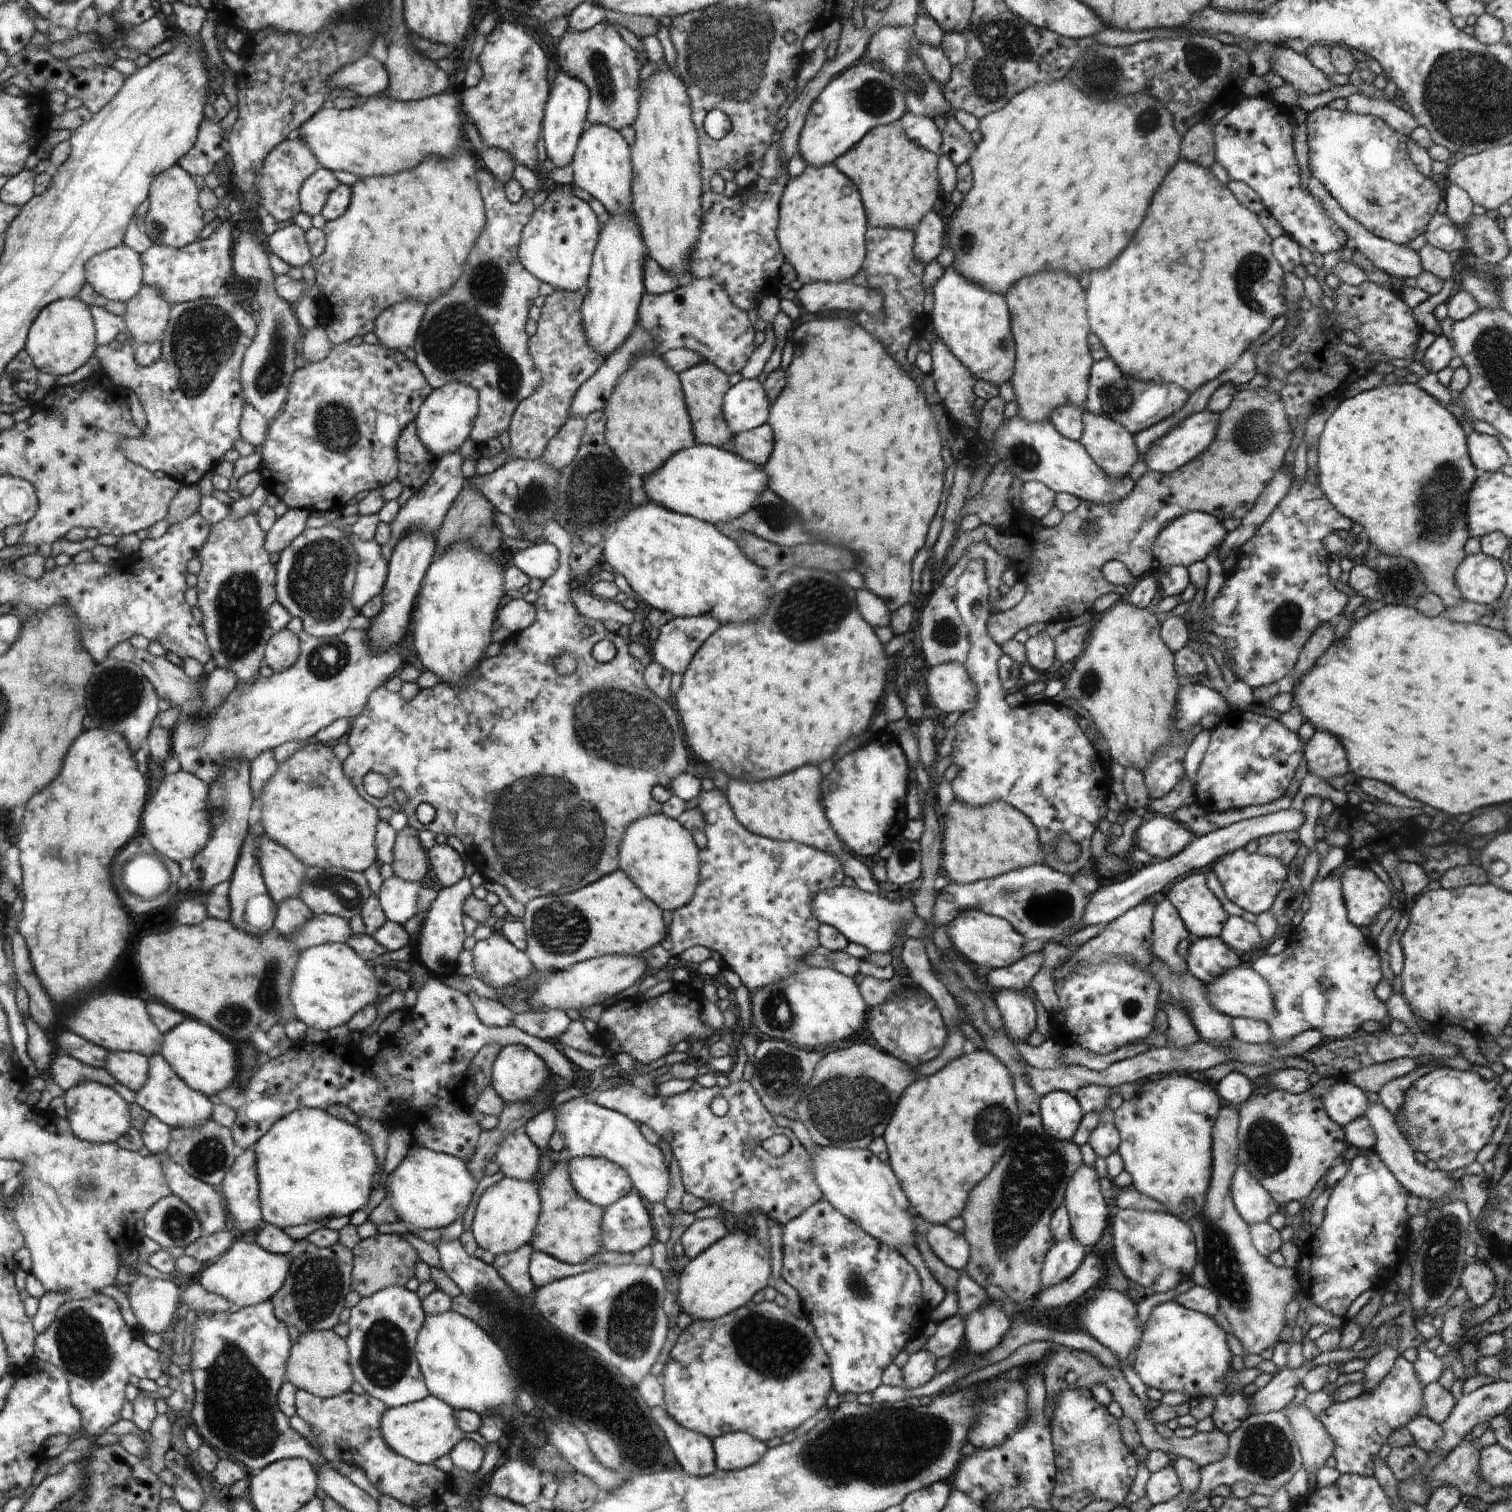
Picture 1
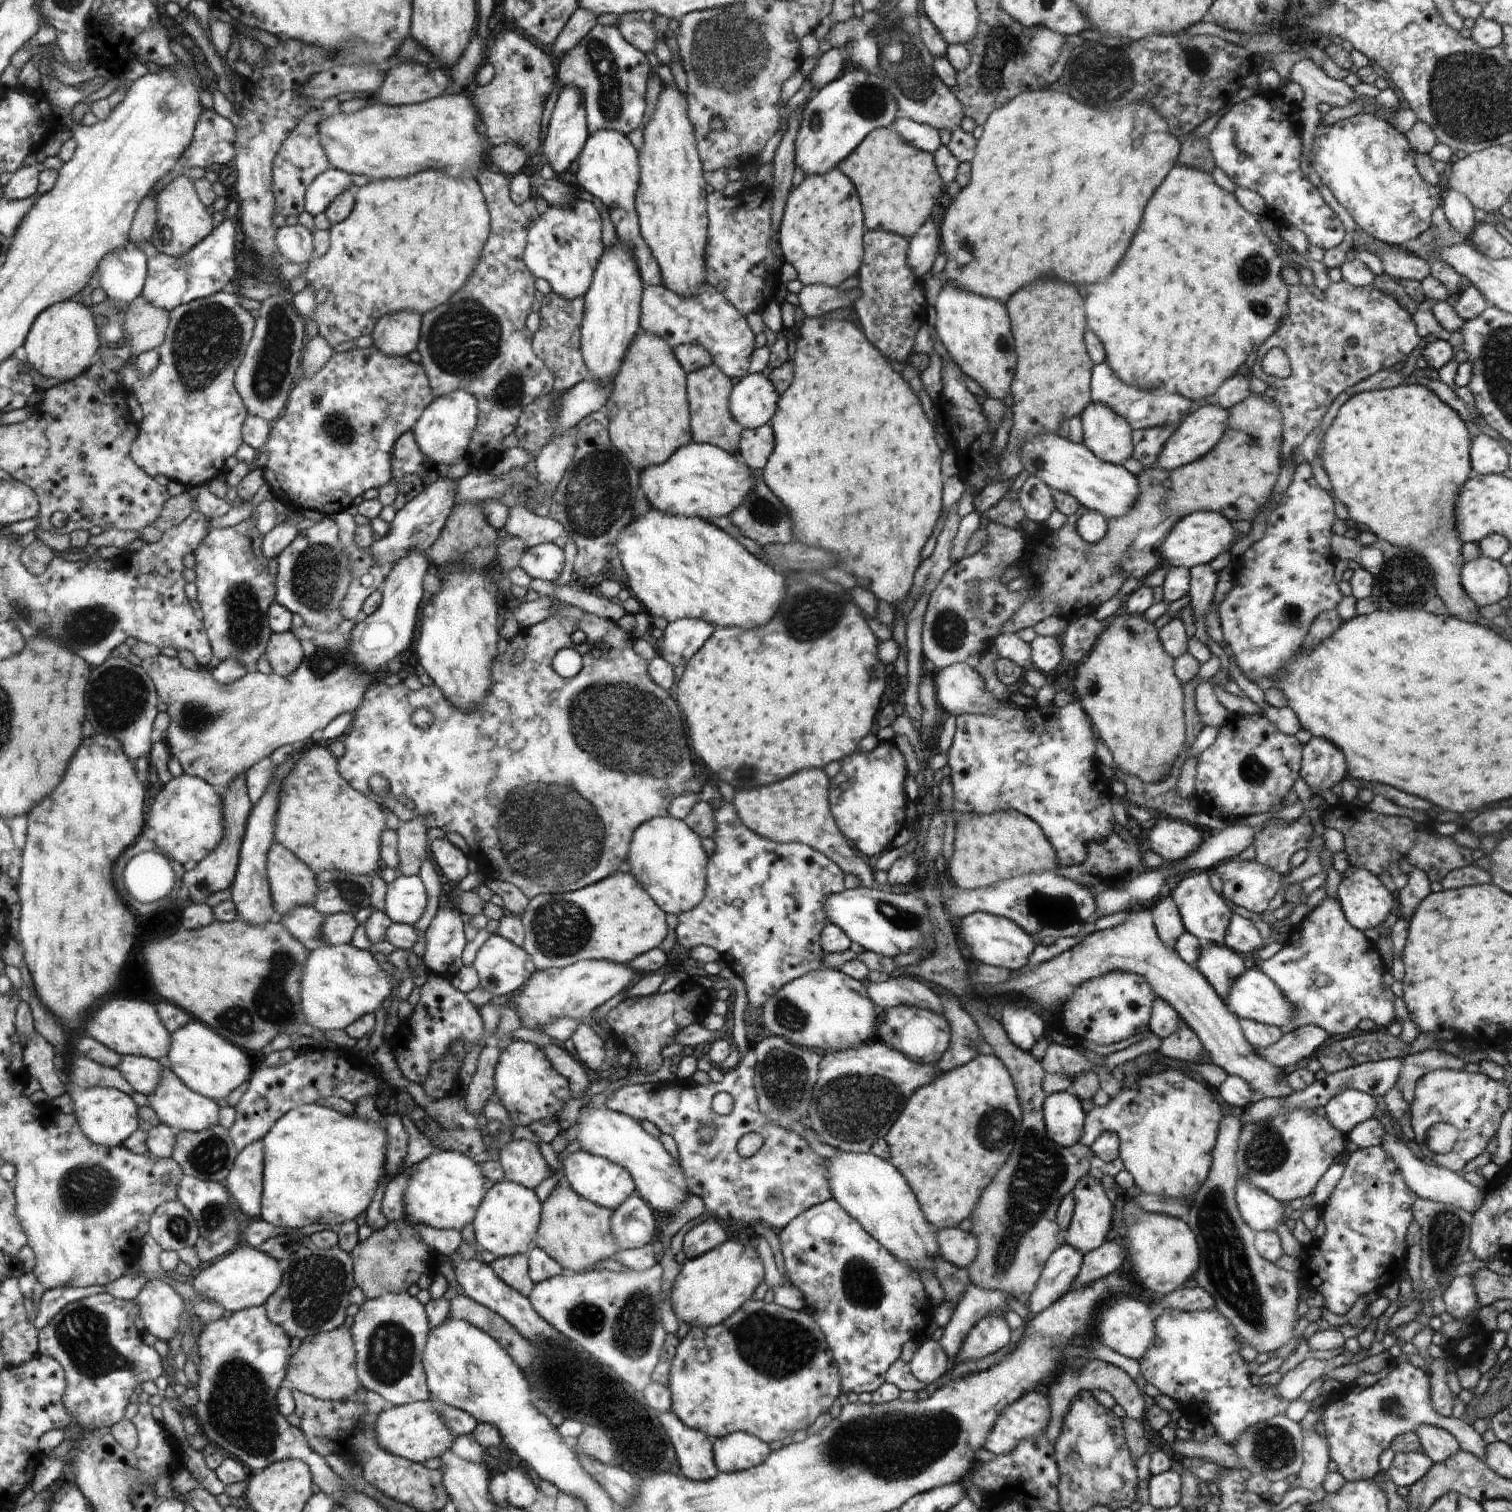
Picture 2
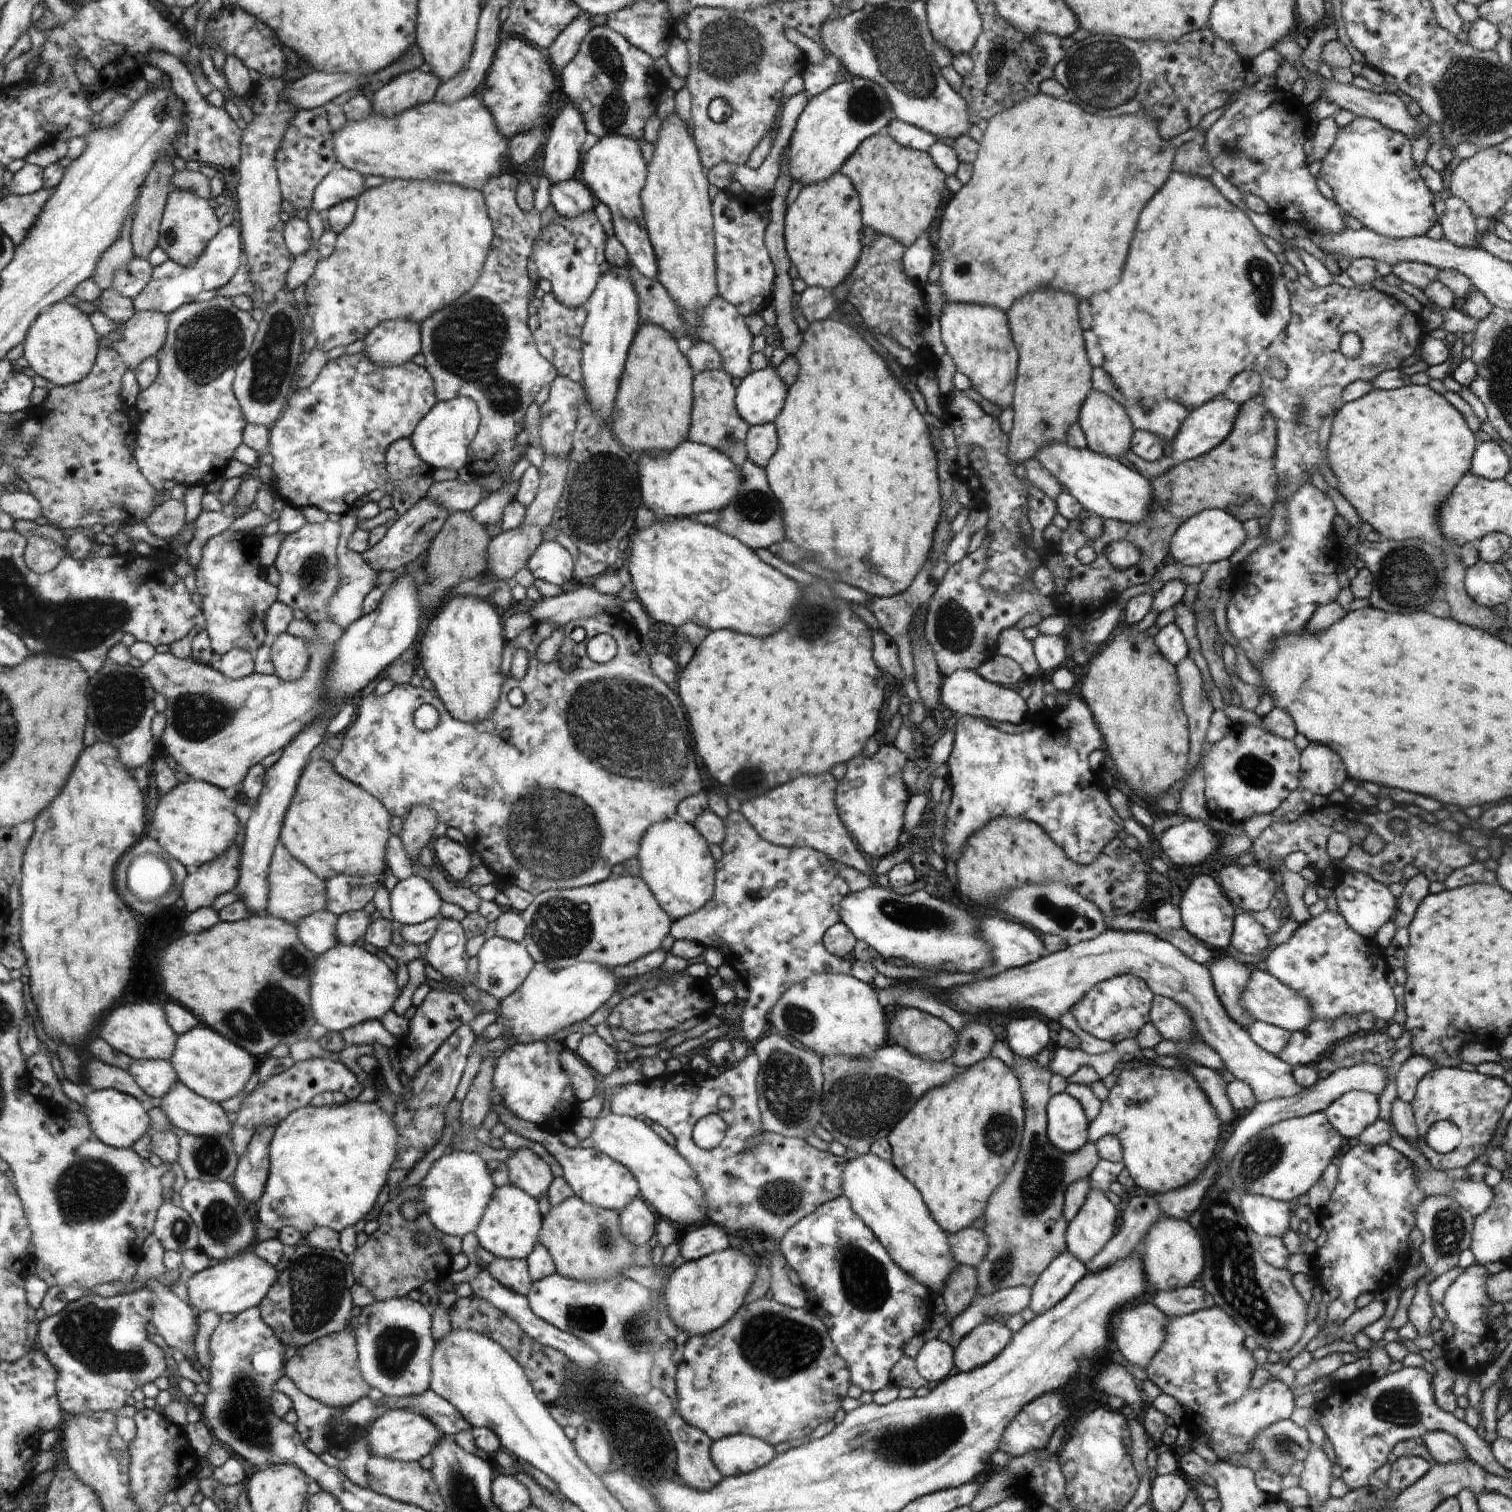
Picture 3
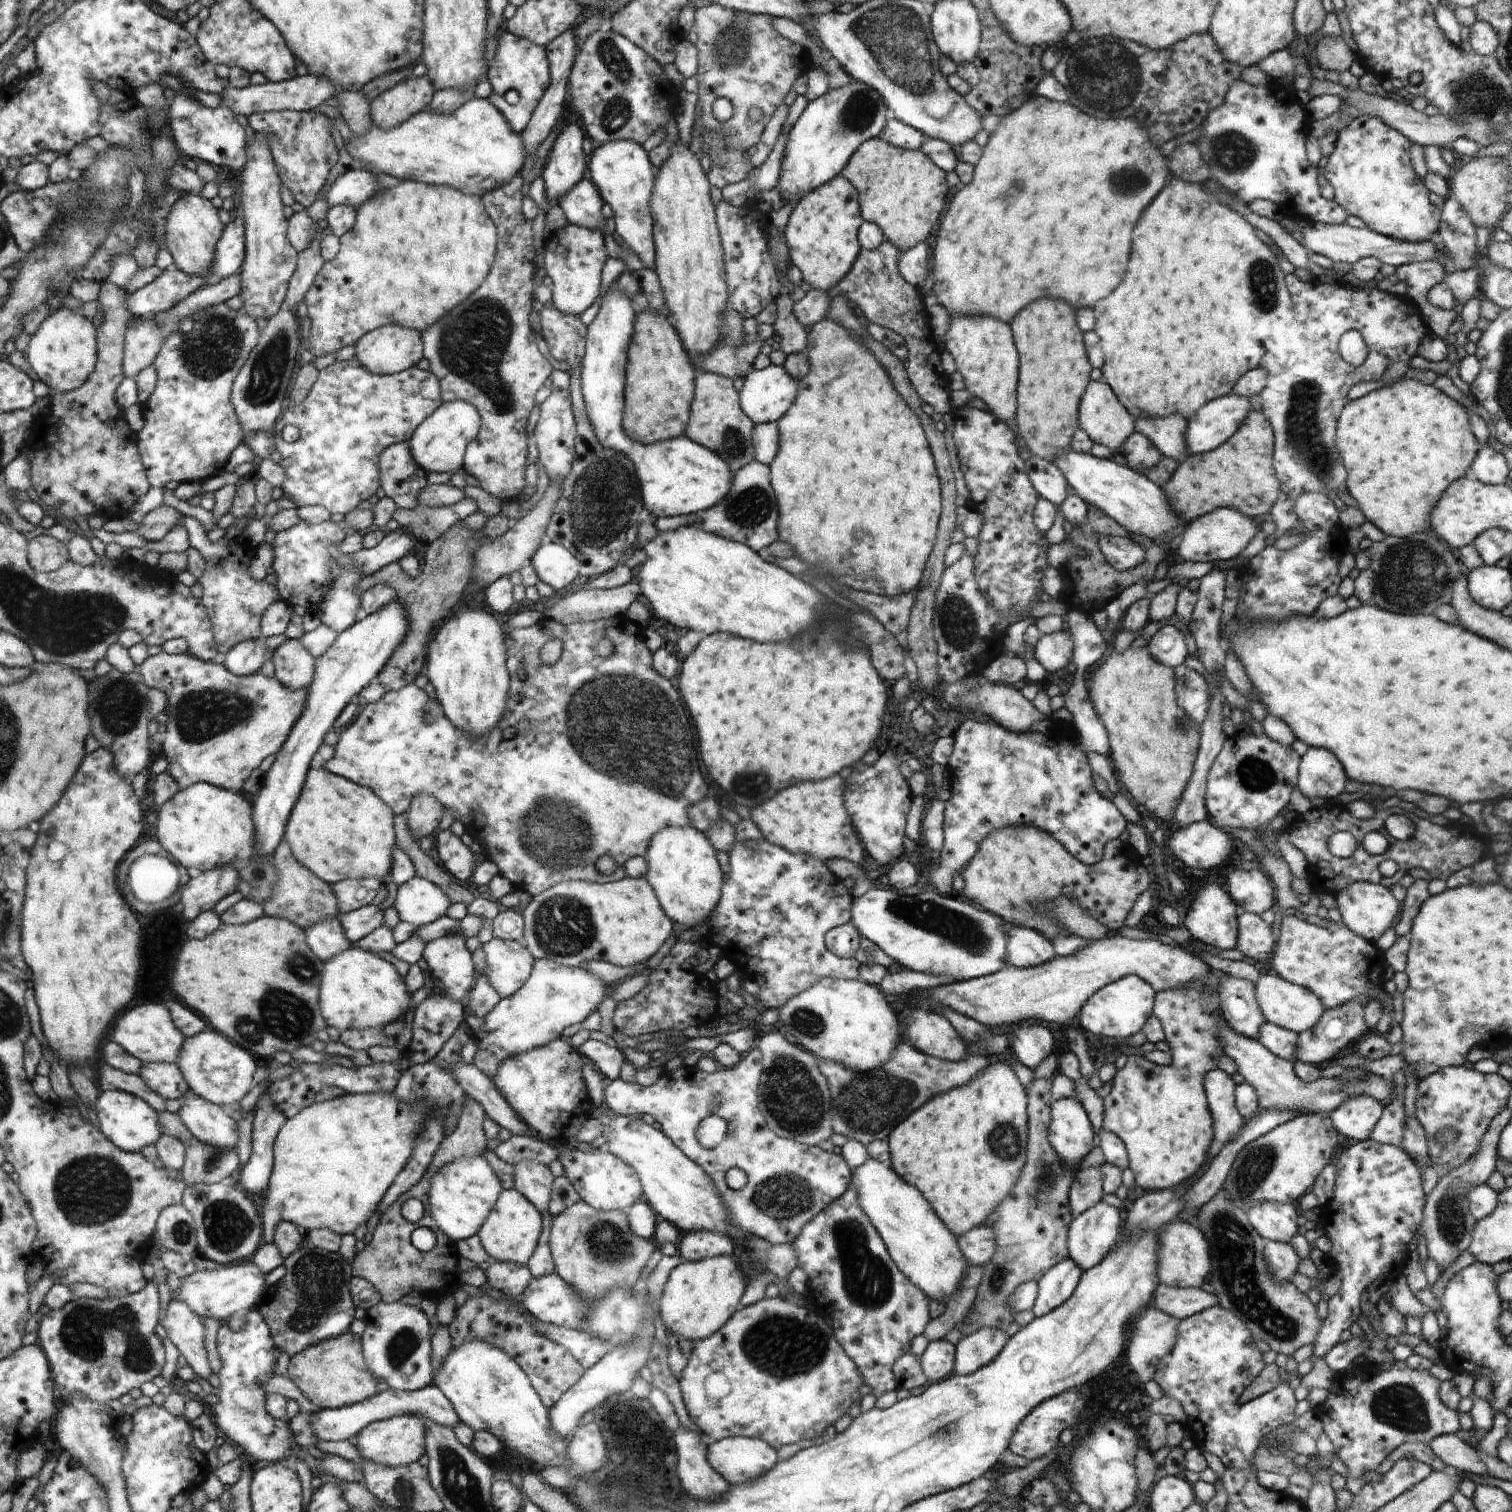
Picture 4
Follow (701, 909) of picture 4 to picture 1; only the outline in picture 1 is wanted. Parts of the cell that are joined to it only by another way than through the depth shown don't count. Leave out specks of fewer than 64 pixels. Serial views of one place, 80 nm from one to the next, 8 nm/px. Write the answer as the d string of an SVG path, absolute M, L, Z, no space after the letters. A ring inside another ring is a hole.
M661 812L628 825L619 846L619 870L627 873L660 908L674 912L694 899L702 870L700 852L690 831Z

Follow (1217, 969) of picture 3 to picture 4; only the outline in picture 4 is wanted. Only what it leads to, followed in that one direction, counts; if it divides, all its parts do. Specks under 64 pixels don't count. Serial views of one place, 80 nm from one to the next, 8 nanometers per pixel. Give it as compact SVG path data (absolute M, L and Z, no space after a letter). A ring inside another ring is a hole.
M1224 974L1218 978L1223 1019L1233 1031L1257 1040L1259 1030L1267 1020L1259 1007L1255 984Z

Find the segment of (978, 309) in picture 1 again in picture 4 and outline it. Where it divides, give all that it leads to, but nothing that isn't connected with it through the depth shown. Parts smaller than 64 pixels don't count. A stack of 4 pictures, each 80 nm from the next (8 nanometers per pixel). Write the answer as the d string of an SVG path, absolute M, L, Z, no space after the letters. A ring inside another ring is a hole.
M956 316L950 318L945 348L953 356L956 371L962 375L966 390L988 406L988 410L1004 423L1016 419L1016 388L1019 355L1010 326L992 316Z

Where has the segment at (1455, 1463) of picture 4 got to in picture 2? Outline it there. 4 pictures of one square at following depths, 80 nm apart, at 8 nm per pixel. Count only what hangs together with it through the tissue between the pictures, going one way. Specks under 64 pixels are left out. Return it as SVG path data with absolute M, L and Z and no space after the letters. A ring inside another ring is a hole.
M1424 1425L1417 1428L1415 1433L1418 1435L1424 1453L1433 1463L1444 1462L1461 1450L1454 1436L1443 1428Z

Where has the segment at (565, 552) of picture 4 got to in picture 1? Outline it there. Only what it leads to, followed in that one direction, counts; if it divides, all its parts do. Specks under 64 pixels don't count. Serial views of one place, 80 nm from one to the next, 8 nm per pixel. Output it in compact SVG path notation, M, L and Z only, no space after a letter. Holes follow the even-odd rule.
M540 542L534 543L533 546L518 545L514 552L514 567L518 567L529 578L542 578L542 580L550 579L559 568L559 550L550 543Z

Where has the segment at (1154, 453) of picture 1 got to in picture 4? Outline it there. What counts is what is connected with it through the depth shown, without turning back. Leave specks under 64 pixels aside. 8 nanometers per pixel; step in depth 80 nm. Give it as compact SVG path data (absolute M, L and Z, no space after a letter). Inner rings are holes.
M1232 392L1204 404L1196 412L1196 416L1186 422L1184 444L1188 446L1188 455L1210 452L1223 445L1238 430L1252 410L1252 397L1238 396Z

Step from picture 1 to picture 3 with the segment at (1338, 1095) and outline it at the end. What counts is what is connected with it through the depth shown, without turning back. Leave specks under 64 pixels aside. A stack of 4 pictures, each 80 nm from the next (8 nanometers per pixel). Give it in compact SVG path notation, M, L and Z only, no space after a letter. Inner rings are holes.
M1348 1091L1324 1110L1331 1125L1346 1138L1356 1138L1379 1119L1378 1096L1364 1091Z

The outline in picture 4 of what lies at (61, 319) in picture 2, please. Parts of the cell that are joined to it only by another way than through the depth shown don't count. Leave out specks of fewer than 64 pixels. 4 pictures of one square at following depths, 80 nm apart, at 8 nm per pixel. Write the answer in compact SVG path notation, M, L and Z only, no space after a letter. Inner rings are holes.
M60 308L45 320L42 328L31 338L28 350L28 360L33 370L39 375L39 378L50 388L50 392L72 392L86 383L92 376L96 368L96 330L94 326L84 318L84 316L74 312L72 309Z

